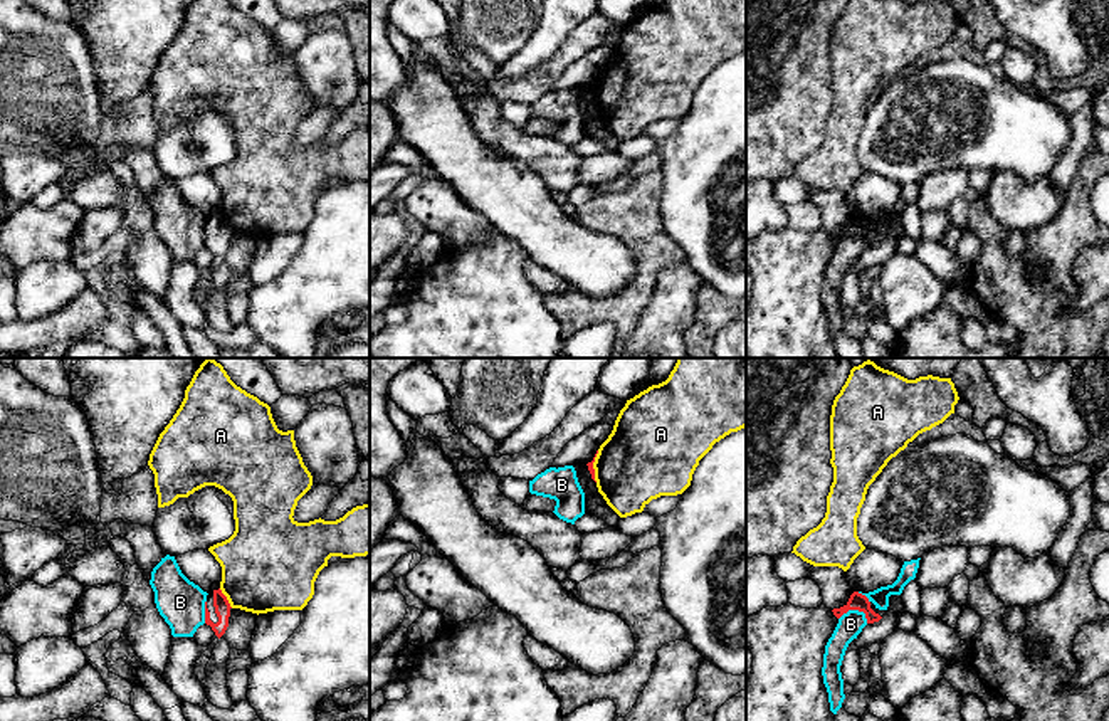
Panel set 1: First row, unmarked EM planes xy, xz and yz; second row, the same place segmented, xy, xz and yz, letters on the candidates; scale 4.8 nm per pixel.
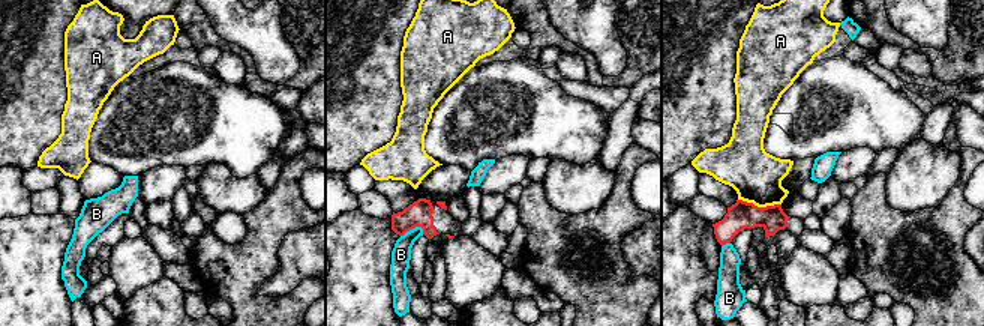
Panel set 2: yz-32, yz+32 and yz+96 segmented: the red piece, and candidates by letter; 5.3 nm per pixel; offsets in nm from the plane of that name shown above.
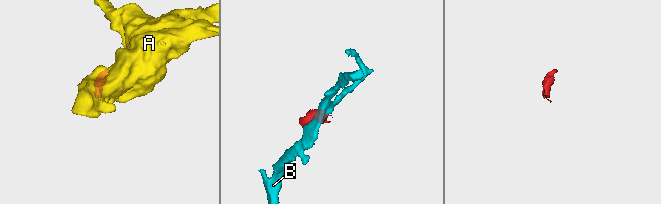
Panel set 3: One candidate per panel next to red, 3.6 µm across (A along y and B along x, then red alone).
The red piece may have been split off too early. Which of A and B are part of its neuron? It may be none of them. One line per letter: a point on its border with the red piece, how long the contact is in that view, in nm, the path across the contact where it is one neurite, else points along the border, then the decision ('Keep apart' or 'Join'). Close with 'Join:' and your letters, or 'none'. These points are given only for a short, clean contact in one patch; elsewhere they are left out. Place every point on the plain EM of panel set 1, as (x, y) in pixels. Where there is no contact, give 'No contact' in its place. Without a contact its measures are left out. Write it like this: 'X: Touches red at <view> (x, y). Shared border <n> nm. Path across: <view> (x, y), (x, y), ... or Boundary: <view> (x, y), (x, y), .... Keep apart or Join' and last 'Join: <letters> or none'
A: Touches red at xy (226, 222). Shared border 120 nm. Boundary: xy (219, 212), (232, 231). Keep apart
B: Touches red at yz (856, 232). Shared border 150 nm. Boundary: yz (839, 242), (849, 234), (861, 234), (867, 246). Keep apart
Join: none

